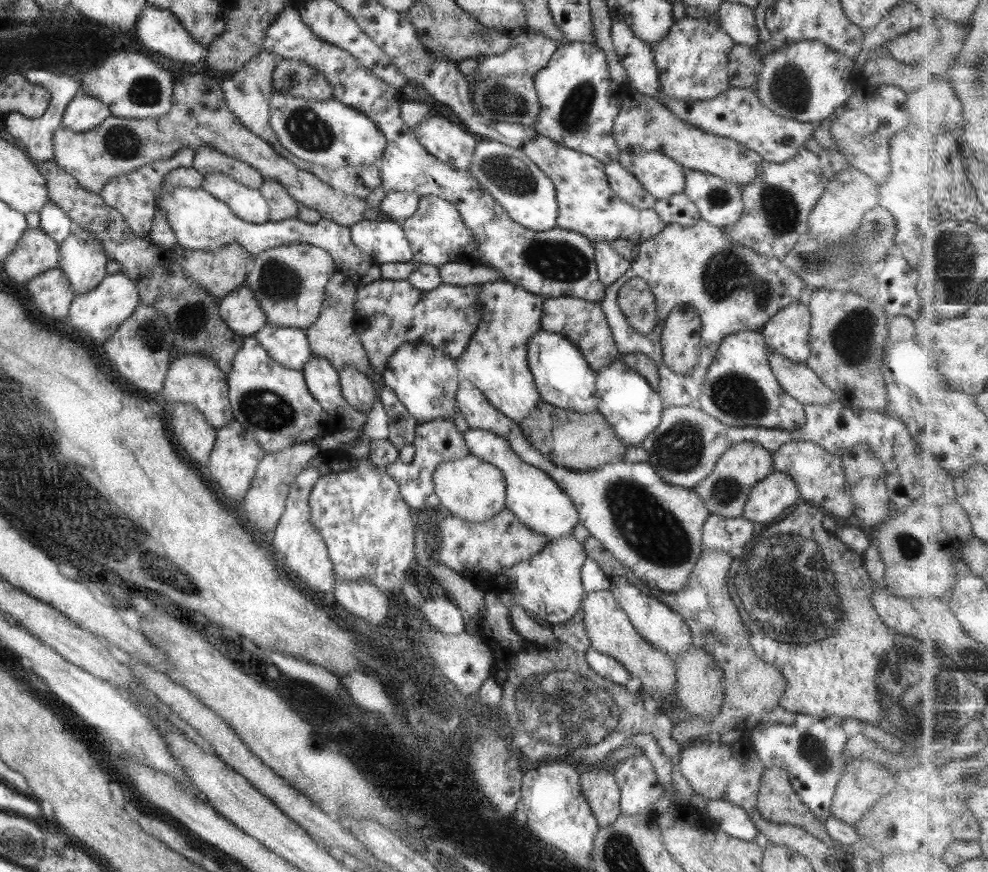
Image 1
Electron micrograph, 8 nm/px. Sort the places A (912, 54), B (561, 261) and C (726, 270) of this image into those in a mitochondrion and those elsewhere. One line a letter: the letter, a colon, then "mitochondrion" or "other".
A: other
B: mitochondrion
C: mitochondrion

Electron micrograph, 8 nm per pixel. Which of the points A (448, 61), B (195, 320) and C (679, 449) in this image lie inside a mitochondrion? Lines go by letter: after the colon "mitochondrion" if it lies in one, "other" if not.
A: other
B: mitochondrion
C: mitochondrion

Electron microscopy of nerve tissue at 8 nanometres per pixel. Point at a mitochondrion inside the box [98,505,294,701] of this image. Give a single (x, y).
(162, 563)

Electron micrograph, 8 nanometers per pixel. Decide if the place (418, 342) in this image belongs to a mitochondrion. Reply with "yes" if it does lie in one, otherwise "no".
no

